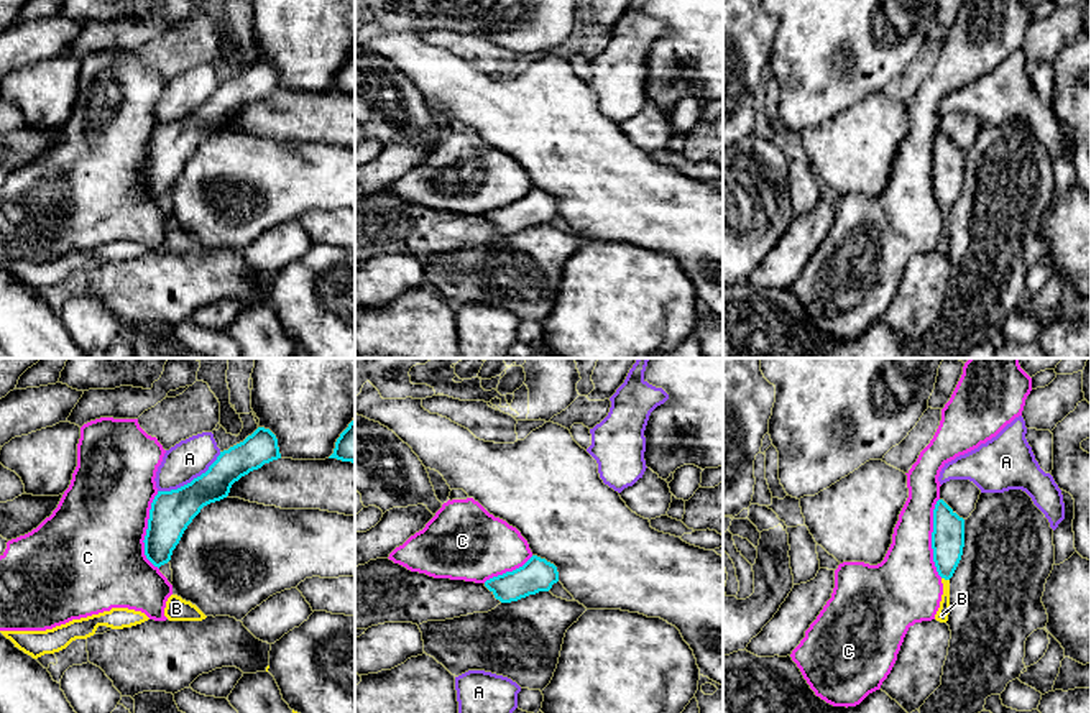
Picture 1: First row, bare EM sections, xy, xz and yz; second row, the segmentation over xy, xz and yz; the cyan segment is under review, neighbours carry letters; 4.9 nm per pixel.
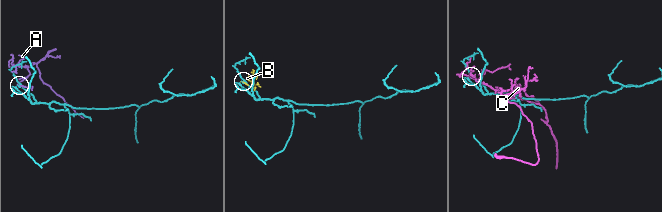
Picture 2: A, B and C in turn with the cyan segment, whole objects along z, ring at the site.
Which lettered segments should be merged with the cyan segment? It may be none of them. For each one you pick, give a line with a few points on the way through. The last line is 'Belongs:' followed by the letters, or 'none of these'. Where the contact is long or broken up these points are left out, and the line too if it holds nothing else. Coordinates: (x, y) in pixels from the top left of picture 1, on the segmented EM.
Belongs: none of these

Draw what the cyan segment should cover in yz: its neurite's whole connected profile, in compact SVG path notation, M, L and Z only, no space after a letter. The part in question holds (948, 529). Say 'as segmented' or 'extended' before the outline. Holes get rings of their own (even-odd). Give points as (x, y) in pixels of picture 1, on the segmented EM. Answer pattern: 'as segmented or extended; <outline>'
as segmented; M943 499L933 509L932 549L937 572L950 580L961 560L964 547L964 519L960 518Z

